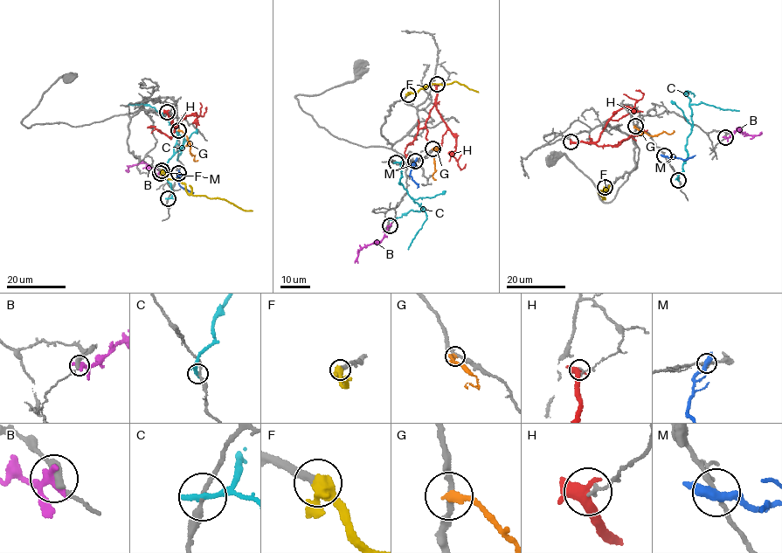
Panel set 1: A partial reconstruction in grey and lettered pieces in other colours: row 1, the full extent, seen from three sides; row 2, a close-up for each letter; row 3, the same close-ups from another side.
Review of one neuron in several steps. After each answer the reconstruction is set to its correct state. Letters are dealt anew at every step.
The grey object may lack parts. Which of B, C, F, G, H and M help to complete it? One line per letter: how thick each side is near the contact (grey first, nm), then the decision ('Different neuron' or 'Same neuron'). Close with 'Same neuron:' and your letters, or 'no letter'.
B: Thickness 280 nm (grey) against 320 nm. Different neuron
C: Thickness 200 nm (grey) against 320 nm. Different neuron
F: Thickness 300 nm (grey) against 480 nm. Same neuron
G: Thickness 200 nm (grey) against 320 nm. Different neuron
H: Thickness 160 nm (grey) against 360 nm. Different neuron
M: Thickness 180 nm (grey) against 400 nm. Different neuron
Same neuron: F

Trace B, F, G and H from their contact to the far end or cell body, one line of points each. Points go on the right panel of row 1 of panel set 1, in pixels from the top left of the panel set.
B: (725, 137), (730, 136), (739, 127), (745, 134), (761, 133)
F: (605, 187), (606, 191), (601, 190), (603, 198), (598, 190), (608, 189), (609, 184)
G: (635, 126), (652, 135), (666, 132), (671, 134), (674, 130)
H: (570, 141), (597, 141), (617, 111), (633, 108), (641, 99), (643, 94), (635, 90)

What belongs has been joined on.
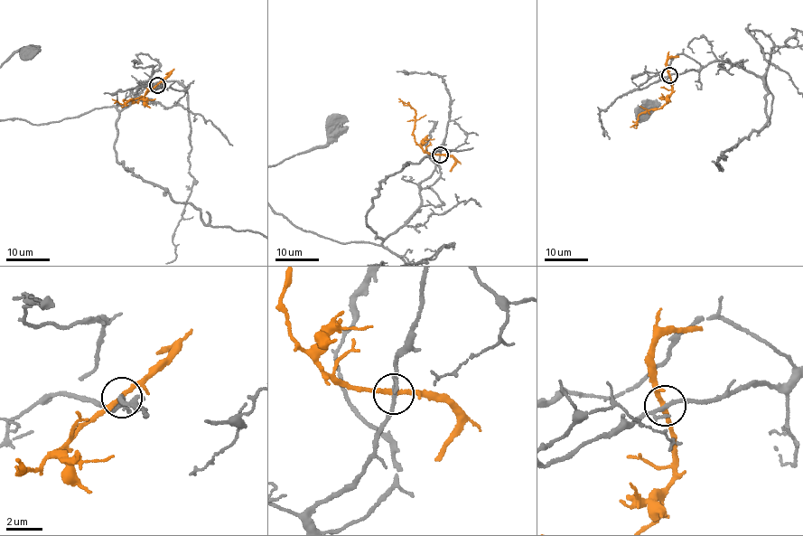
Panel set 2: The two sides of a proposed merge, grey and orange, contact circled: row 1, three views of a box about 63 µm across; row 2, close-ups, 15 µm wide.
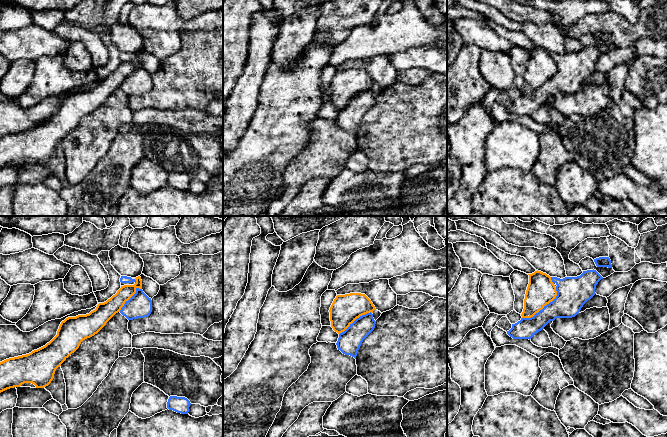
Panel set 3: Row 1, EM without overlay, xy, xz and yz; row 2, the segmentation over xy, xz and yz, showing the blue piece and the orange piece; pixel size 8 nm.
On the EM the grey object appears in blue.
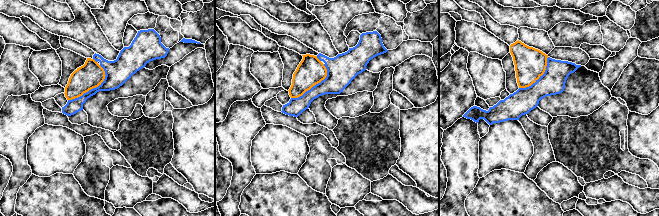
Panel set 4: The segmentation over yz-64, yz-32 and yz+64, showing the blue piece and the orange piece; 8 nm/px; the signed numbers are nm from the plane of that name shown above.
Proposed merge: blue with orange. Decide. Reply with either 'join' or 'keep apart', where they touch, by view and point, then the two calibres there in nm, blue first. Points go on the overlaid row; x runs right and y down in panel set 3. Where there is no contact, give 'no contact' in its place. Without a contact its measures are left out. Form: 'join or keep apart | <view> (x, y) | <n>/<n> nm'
keep apart | yz (544, 307) | 240/220 nm

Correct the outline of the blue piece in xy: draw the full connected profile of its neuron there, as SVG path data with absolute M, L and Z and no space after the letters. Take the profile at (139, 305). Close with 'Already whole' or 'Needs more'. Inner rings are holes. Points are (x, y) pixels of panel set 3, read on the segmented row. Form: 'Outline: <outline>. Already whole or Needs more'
Outline: M136 288L136 293L125 302L120 313L128 320L148 317L152 312L152 300L142 289Z. Already whole

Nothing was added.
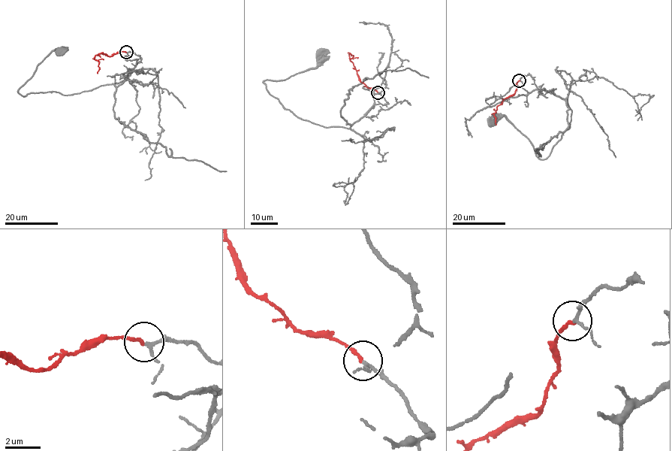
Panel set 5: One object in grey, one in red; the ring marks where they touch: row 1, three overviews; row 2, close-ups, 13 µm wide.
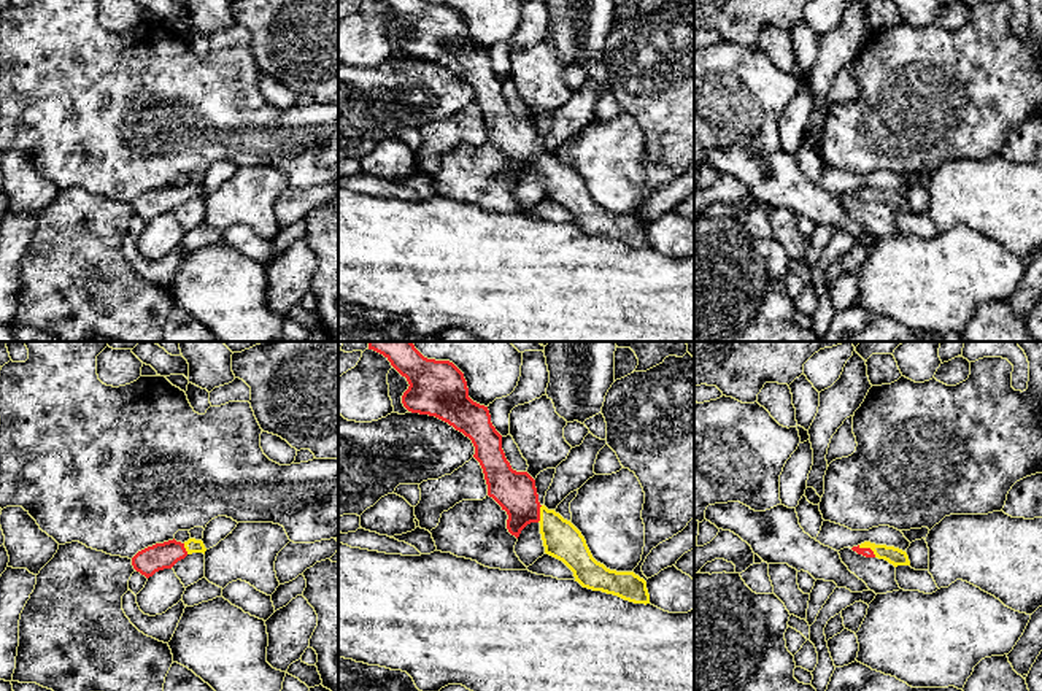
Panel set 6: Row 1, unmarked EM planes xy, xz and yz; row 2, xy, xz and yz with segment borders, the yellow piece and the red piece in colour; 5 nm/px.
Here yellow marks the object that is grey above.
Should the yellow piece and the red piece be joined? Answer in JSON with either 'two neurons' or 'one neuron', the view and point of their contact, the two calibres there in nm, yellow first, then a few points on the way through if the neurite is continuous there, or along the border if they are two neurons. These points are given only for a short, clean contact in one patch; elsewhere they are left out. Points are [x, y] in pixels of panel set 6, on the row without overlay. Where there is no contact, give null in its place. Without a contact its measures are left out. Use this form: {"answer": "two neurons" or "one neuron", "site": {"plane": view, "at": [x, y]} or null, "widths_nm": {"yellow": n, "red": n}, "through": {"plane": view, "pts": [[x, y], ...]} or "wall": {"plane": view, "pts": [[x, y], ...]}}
{"answer": "one neuron", "site": {"plane": "yz", "at": [868, 191]}, "widths_nm": {"yellow": 90, "red": 50}, "through": {"plane": "yz", "pts": [[895, 200], [868, 191], [866, 196]]}}

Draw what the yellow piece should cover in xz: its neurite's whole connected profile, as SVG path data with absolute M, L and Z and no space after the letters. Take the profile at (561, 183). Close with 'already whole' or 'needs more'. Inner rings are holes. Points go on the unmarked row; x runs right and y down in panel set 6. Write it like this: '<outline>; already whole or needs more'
M424 0L384 2L410 29L402 40L408 56L435 60L472 84L488 140L507 156L507 173L511 180L518 183L527 168L538 167L545 197L562 205L583 232L634 248L650 248L643 222L634 216L610 214L597 207L581 176L538 146L535 124L527 116L511 113L488 51L469 41L464 17L453 6Z; needs more

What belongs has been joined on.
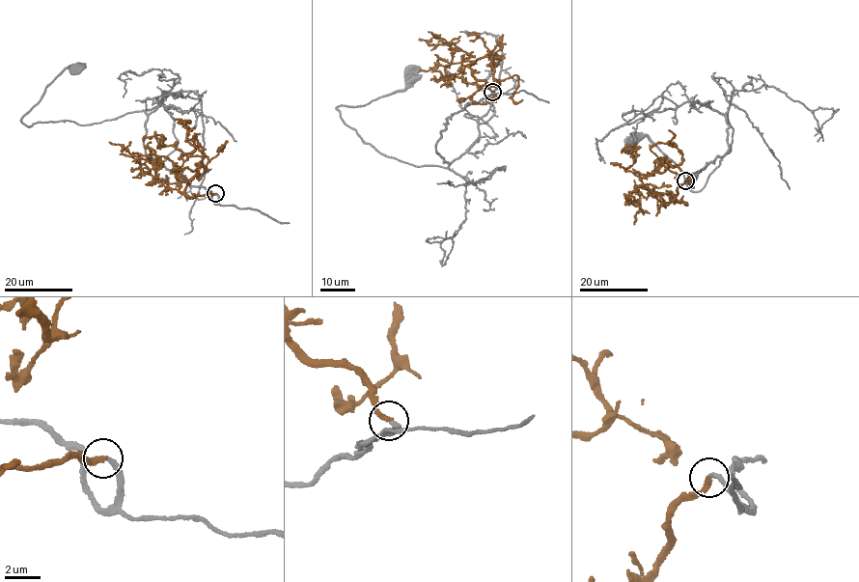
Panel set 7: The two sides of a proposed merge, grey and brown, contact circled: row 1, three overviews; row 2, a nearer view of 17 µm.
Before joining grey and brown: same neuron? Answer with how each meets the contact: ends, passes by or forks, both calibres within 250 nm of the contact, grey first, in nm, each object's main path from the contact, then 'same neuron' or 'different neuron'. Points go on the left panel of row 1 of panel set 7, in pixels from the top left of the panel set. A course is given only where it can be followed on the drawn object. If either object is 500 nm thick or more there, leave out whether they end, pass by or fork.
grey ends | brown ends | 280/320 nm | grey via (215, 193), (216, 204), (210, 192), (146, 152), (144, 112), (89, 124), (21, 121), (65, 69), (74, 69) | brown via (215, 193), (188, 197), (188, 181), (198, 164), (205, 171), (207, 157), (160, 146), (155, 131) | same neuron

